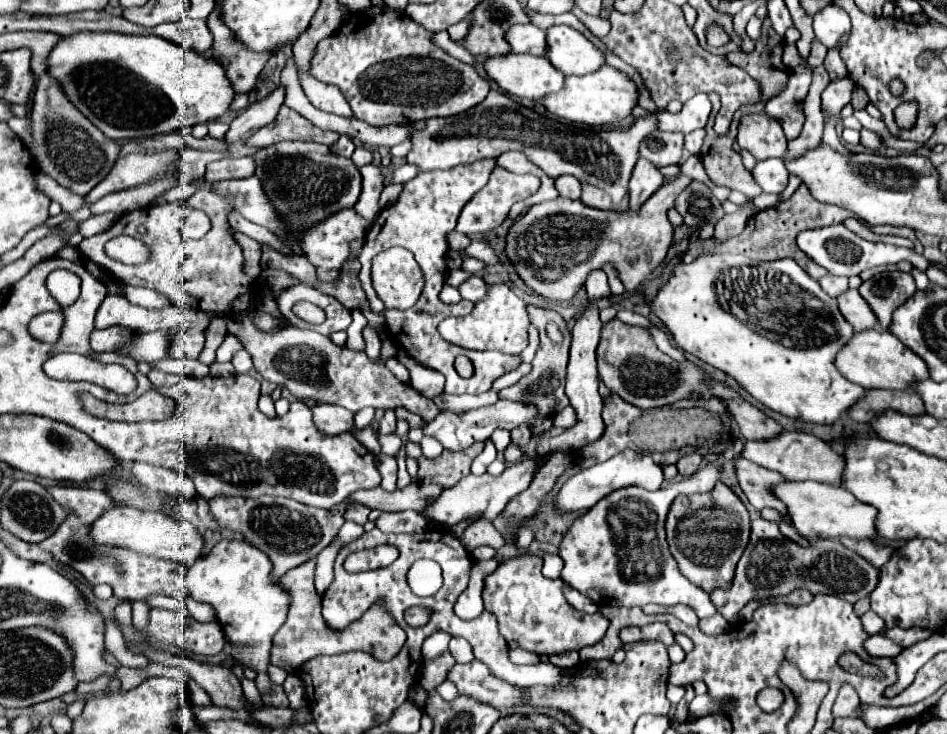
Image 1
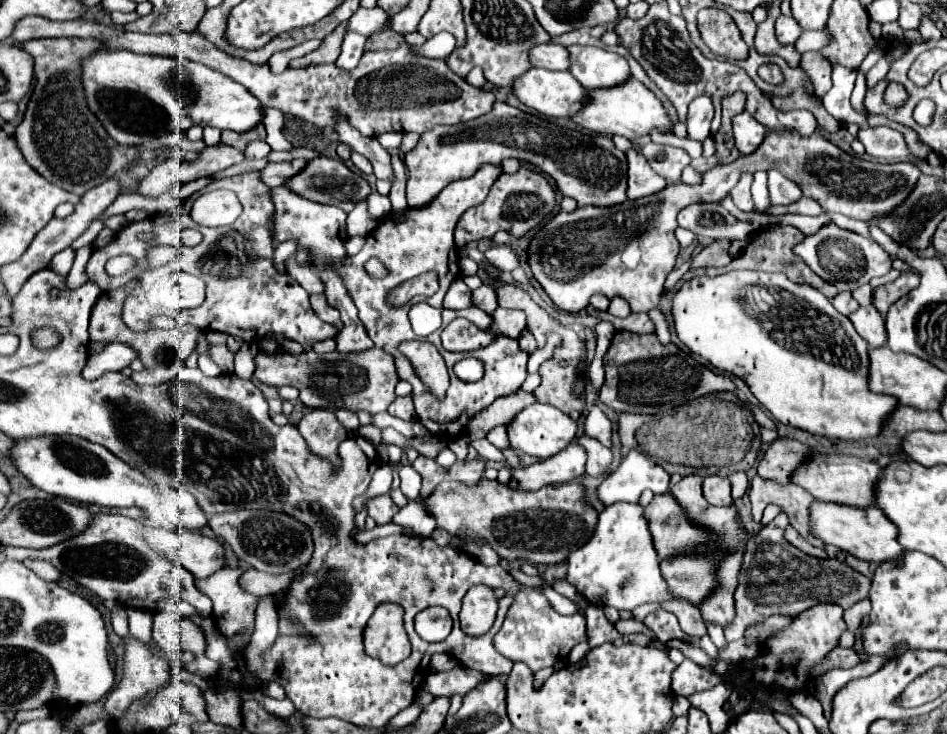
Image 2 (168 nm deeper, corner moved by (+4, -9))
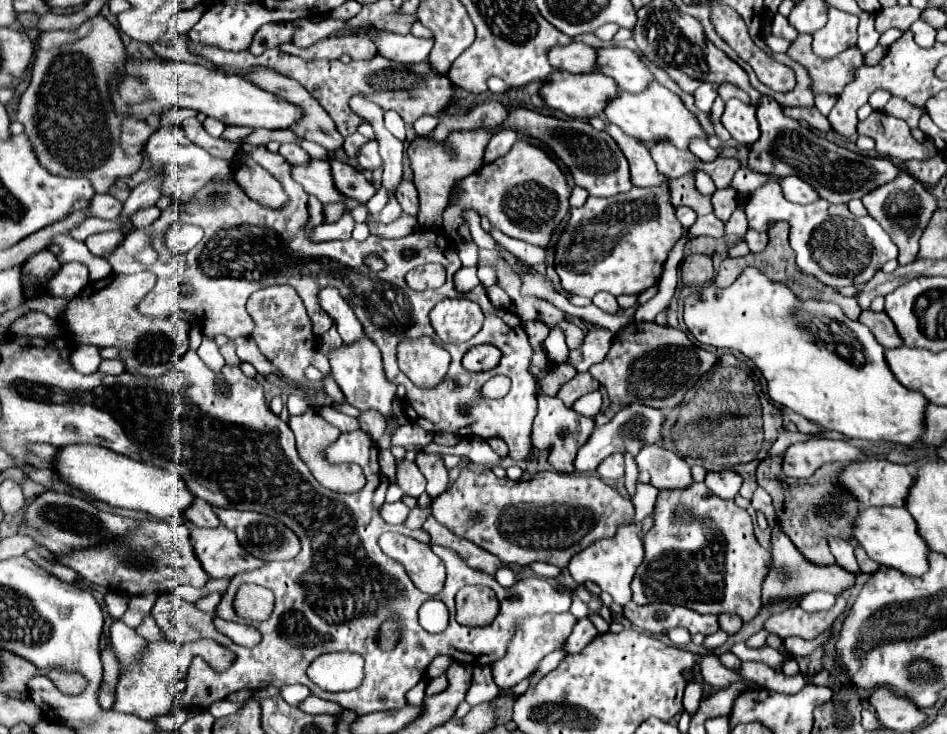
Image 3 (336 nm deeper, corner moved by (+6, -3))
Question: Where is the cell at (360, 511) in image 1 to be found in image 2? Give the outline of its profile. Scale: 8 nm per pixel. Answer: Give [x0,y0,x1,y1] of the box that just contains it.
[369,494,399,524]

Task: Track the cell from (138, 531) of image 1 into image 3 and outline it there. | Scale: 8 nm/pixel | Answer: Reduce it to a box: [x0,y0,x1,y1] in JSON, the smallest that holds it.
[191,528,263,578]

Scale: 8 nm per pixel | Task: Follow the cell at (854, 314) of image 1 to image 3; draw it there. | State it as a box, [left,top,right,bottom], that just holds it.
[859,310,901,348]

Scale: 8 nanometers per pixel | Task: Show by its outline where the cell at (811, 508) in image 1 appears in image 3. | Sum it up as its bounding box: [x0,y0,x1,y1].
[853,508,927,576]

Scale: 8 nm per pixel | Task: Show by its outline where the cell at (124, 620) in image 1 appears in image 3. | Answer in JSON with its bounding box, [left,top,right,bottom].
[119,594,158,628]

